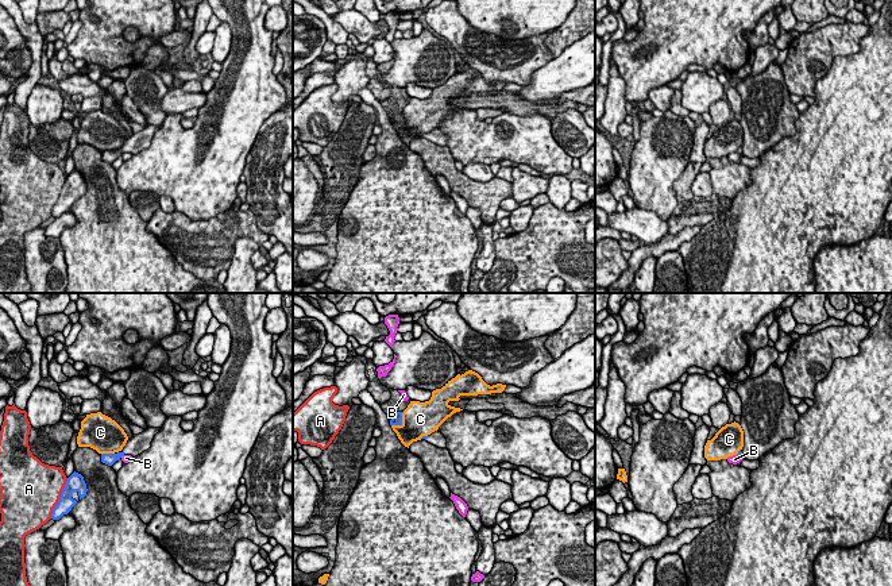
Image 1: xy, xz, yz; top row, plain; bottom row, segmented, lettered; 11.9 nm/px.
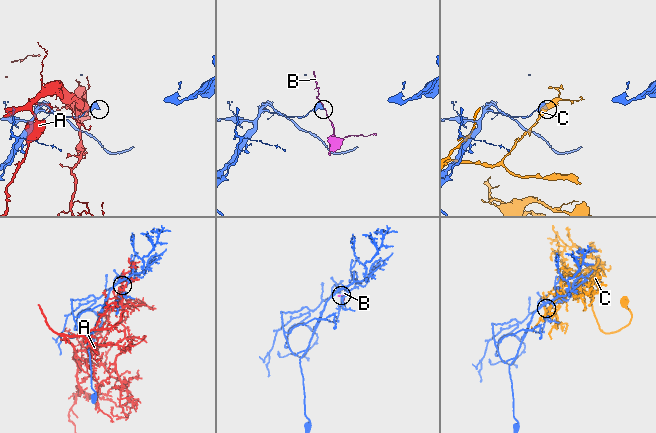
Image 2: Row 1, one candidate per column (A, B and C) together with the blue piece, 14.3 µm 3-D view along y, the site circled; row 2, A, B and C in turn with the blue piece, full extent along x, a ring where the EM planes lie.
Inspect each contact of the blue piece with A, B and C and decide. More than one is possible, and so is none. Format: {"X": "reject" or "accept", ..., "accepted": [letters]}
{"A": "reject", "B": "reject", "C": "reject", "accepted": []}

